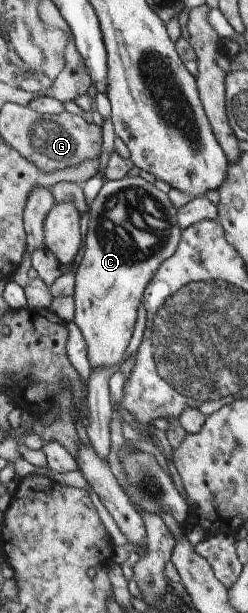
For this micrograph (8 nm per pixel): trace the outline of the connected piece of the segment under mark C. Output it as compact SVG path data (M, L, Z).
M139 176L106 182L90 204L88 231L84 256L75 274L75 314L73 321L86 341L91 368L114 368L122 362L130 344L136 314L142 303L146 286L153 279L160 264L178 248L182 228L178 222L178 208L170 202L168 193Z

